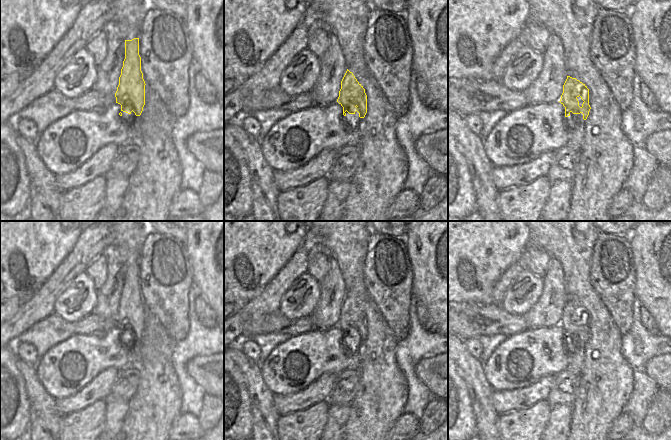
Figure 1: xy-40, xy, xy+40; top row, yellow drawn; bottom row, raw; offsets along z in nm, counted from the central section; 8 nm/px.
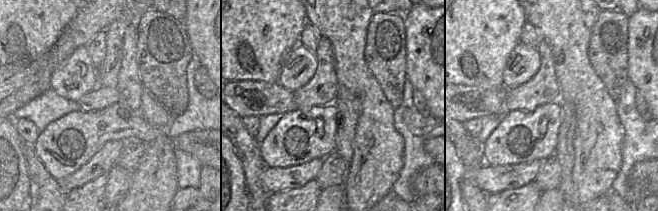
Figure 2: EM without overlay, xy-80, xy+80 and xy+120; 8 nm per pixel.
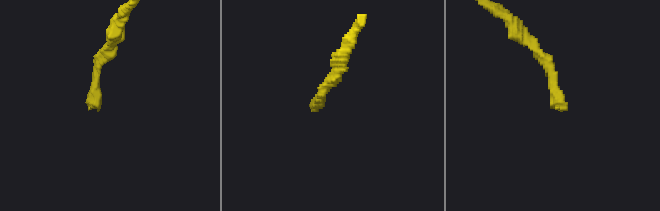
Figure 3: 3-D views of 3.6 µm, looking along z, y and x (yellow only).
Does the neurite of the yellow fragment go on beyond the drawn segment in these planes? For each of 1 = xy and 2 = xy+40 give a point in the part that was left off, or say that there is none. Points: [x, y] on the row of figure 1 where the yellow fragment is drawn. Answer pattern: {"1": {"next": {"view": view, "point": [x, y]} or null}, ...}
{"1": {"next": {"view": "xy", "point": [348, 120]}}, "2": {"next": {"view": "xy+40", "point": [576, 121]}}}

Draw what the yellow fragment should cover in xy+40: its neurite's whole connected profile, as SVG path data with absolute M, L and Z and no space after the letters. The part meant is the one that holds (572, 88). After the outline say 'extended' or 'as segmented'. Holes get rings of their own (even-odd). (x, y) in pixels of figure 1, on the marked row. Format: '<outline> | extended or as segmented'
M567 76L559 102L565 107L565 121L571 126L571 129L567 131L569 135L567 146L581 150L585 133L585 120L591 109L589 89L576 78Z | extended

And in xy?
M348 69L341 81L337 102L343 107L343 124L353 135L353 146L359 146L359 128L353 127L355 112L359 113L360 118L365 117L367 113L367 95L363 86Z | extended

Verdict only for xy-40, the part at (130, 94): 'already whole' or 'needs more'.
already whole

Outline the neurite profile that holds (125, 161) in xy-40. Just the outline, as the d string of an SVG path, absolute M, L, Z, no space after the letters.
M126 142L118 147L109 174L129 176L137 167L138 161L139 147L133 142Z

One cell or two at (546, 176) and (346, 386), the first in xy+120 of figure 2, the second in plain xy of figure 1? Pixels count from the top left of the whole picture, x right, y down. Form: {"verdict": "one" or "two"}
{"verdict": "one"}

